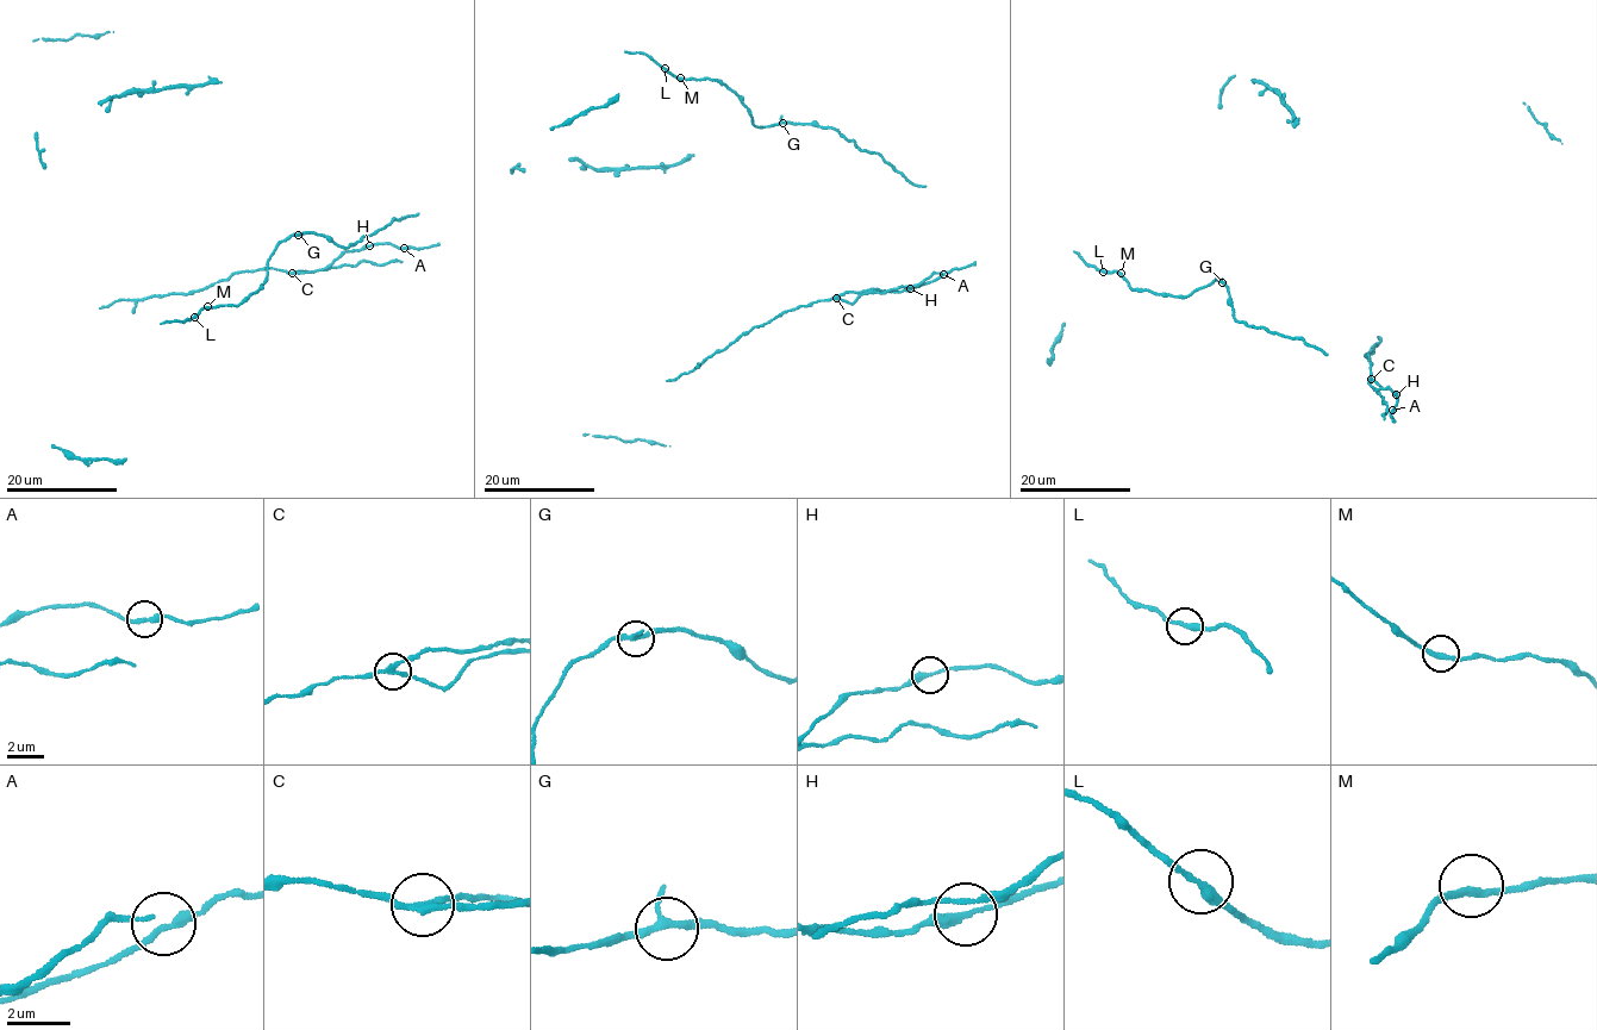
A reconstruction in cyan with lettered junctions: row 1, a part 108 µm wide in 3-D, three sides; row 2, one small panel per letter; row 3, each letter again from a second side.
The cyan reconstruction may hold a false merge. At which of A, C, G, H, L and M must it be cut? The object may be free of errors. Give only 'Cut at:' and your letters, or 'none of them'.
Cut at: C

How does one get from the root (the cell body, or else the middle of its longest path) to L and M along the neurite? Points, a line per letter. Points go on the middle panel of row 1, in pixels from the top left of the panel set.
L: (790, 122), (760, 128), (753, 124), (742, 99), (722, 83), (709, 79), (679, 80), (665, 68)
M: (790, 122), (760, 128), (753, 124), (742, 99), (722, 83), (709, 79), (680, 77)

